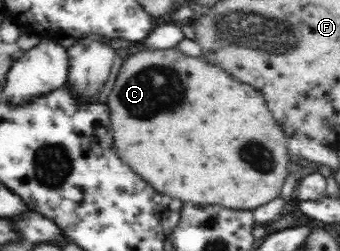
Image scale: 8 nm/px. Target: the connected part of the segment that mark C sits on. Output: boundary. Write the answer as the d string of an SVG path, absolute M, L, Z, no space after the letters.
M174 48L139 51L125 59L106 105L111 111L113 146L118 156L159 193L195 205L223 205L251 211L279 197L288 173L288 137L272 116L265 94L237 81L198 57L185 57Z

